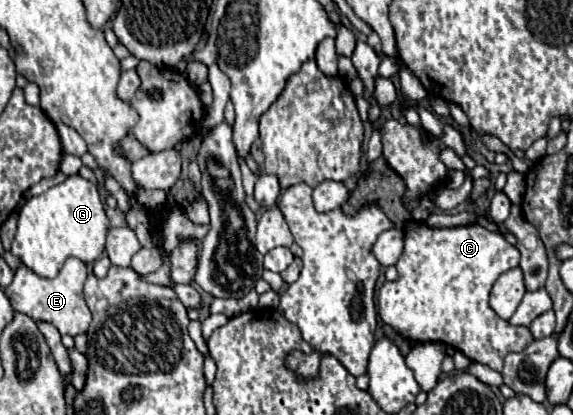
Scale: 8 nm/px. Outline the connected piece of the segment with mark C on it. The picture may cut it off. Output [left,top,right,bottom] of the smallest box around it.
[378,222,532,370]

